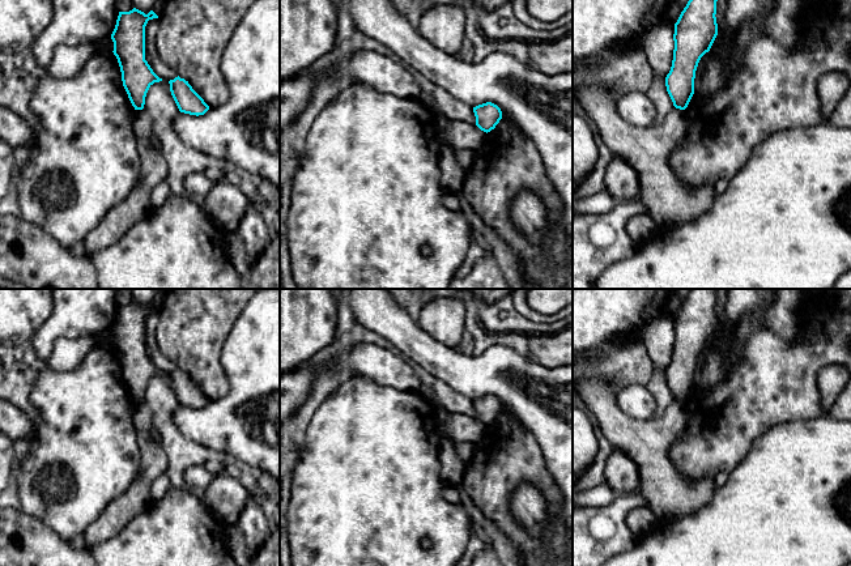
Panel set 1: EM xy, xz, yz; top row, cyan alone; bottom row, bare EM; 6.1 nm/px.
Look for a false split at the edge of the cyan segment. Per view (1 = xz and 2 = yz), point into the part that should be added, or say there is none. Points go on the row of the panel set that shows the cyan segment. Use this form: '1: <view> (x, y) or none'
1: none
2: none

